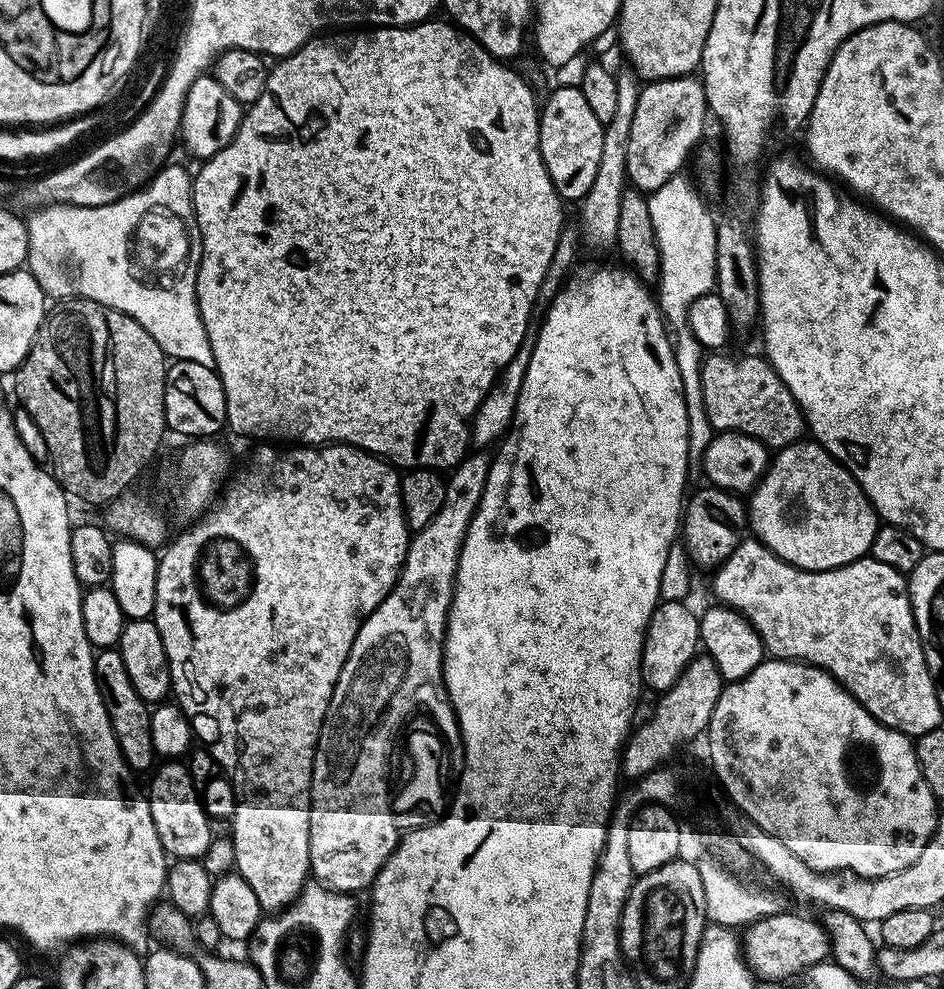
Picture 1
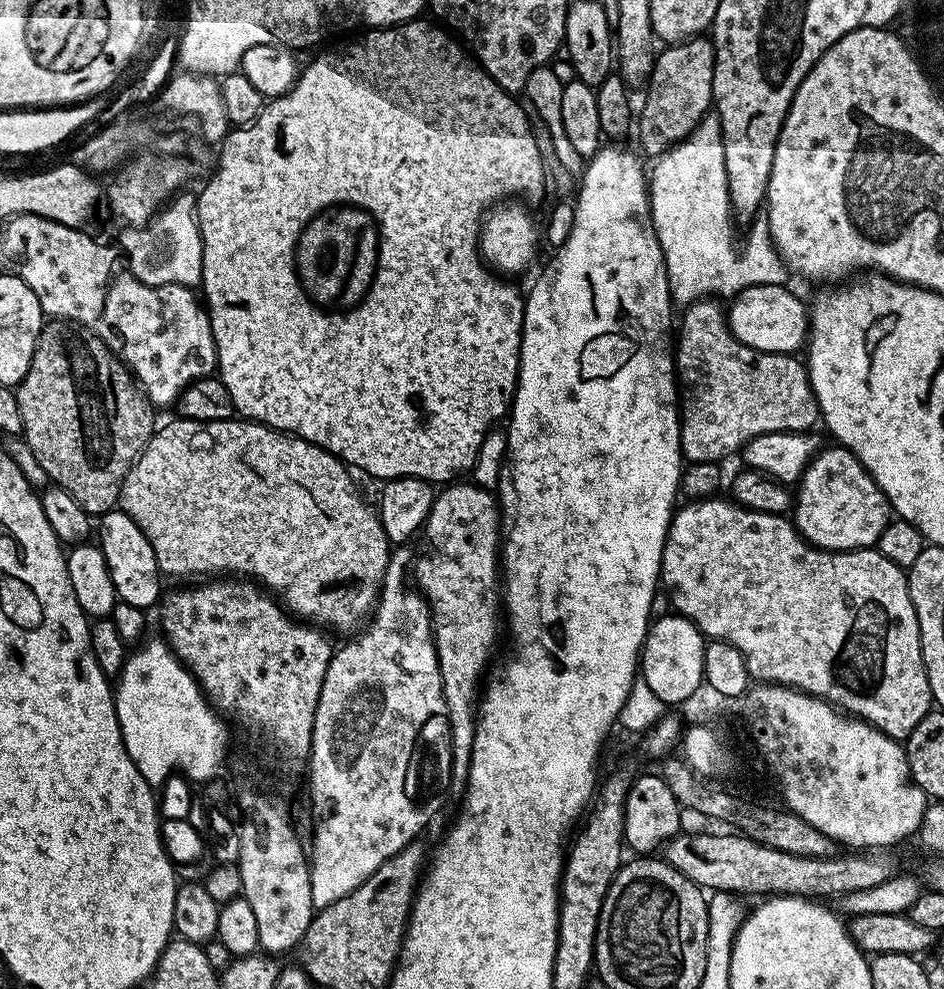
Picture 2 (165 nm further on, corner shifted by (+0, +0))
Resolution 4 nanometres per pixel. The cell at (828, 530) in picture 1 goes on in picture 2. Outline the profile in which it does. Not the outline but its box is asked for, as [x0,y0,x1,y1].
[794,447,893,552]

